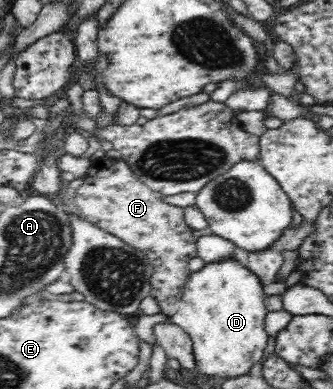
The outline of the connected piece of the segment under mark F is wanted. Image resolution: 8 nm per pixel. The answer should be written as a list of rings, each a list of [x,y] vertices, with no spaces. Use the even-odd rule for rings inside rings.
[[[107,156],[94,160],[84,180],[73,197],[78,216],[143,252],[154,268],[150,295],[158,301],[160,313],[168,317],[177,313],[191,272],[187,261],[198,256],[198,239],[185,222],[184,208],[165,203],[164,196],[142,183],[125,160]]]

